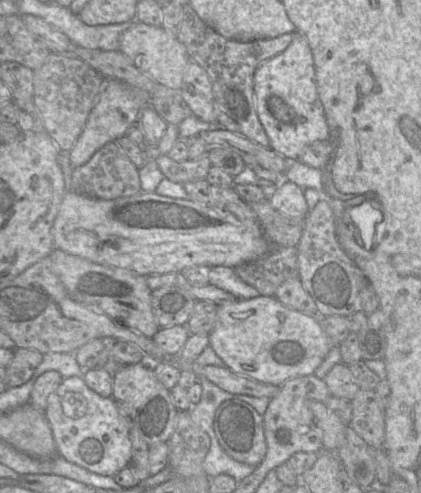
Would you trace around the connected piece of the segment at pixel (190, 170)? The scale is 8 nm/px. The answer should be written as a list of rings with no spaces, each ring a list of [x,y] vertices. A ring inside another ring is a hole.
[[[159,155],[155,158],[155,162],[166,178],[180,184],[206,180],[209,169],[212,166],[207,156],[185,161],[175,161],[168,155]]]

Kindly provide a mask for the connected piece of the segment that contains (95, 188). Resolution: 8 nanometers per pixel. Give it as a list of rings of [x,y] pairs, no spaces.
[[[109,142],[97,150],[88,162],[73,168],[68,192],[105,200],[135,195],[142,192],[139,168],[116,142]]]

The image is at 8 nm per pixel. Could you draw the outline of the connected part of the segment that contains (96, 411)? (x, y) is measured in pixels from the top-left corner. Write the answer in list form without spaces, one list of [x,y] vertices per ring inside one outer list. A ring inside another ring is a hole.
[[[82,377],[63,379],[56,391],[49,395],[44,415],[51,427],[57,453],[67,461],[96,474],[111,477],[128,466],[132,455],[132,443],[126,421],[121,417],[115,401],[91,390]]]

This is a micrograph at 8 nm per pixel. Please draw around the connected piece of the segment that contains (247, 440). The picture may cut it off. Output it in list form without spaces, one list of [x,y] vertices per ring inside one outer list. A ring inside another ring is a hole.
[[[237,399],[221,403],[213,417],[213,432],[221,448],[234,460],[256,467],[265,458],[263,415],[248,403]]]

